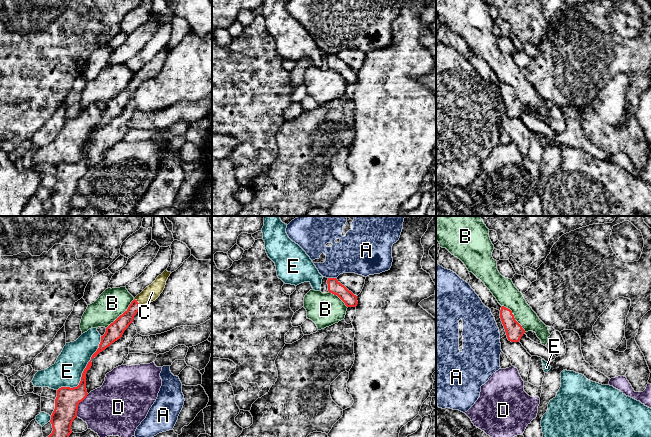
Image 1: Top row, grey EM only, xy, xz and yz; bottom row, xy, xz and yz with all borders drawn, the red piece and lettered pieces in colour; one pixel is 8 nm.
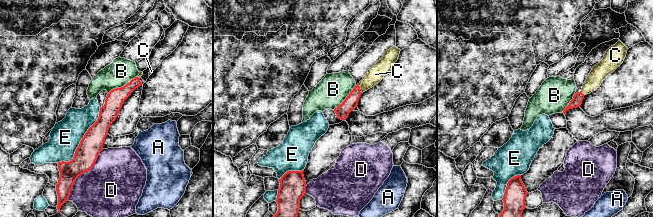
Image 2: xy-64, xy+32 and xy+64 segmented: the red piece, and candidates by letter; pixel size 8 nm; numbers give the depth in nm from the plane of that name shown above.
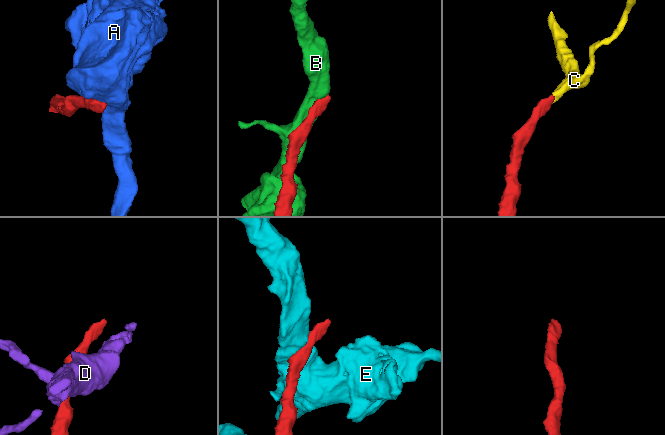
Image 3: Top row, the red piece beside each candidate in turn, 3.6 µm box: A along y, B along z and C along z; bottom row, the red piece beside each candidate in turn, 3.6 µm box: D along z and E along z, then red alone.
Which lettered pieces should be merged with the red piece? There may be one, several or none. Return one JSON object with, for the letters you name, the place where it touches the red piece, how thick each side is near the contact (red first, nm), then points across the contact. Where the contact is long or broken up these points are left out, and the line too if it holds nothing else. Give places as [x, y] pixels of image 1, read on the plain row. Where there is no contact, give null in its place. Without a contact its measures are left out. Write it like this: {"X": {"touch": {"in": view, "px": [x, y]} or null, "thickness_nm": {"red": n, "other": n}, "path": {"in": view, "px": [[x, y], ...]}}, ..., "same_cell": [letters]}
{"C": {"touch": {"in": "xy", "px": [138, 79]}, "thickness_nm": {"red": 120, "other": 120}, "path": {"in": "xy", "px": [[118, 103], [138, 79], [152, 68]]}}, "same_cell": ["C"]}

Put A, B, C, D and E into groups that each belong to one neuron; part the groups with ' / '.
A / B / C / D / E

